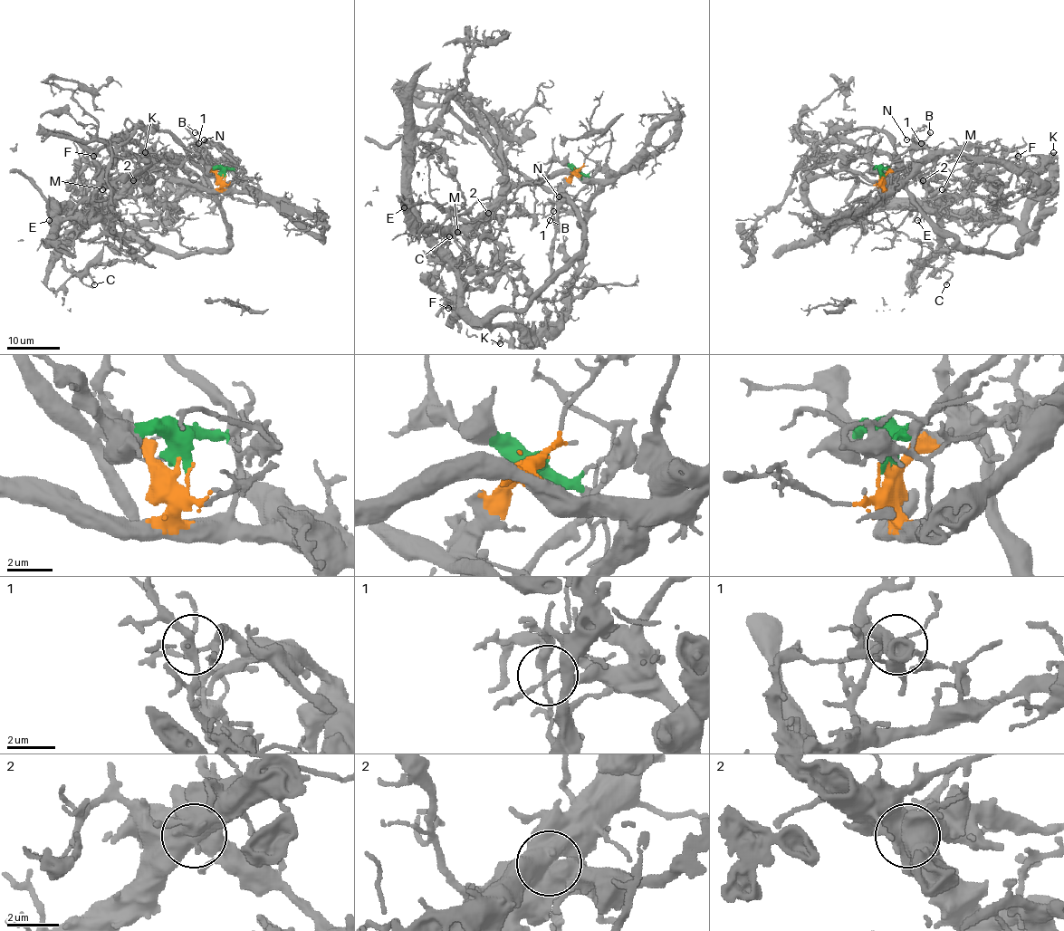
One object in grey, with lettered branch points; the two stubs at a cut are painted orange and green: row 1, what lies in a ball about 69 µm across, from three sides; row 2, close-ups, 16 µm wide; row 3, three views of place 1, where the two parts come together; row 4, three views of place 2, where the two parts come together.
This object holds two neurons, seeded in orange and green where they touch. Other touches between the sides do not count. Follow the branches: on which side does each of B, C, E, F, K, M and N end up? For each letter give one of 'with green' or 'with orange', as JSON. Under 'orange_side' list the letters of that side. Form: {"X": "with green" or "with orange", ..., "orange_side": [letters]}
{"B": "with orange", "C": "with orange", "E": "with green", "F": "with orange", "K": "with green", "M": "with orange", "N": "with green", "orange_side": ["B", "C", "F", "M"]}

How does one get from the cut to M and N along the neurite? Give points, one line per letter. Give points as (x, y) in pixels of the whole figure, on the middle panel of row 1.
M: (577, 171), (562, 173), (545, 180), (522, 182), (464, 235), (457, 232)
N: (577, 171), (589, 178), (589, 183), (566, 208), (562, 206), (559, 196)

